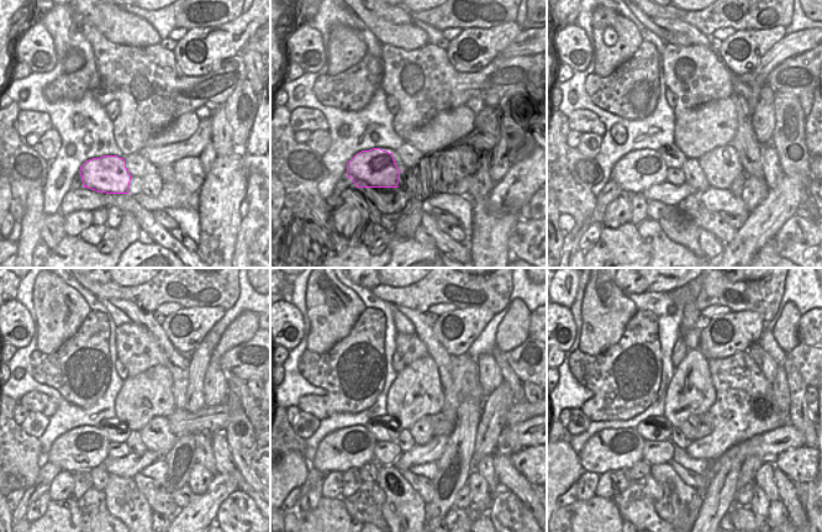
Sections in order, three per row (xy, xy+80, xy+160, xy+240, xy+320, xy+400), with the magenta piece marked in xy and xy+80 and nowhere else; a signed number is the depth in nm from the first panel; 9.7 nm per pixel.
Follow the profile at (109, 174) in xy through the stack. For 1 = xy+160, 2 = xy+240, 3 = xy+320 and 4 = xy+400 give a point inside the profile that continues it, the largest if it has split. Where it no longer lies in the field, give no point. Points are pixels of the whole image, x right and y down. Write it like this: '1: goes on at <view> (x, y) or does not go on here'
1: goes on at xy+160 (636, 172)
2: goes on at xy+240 (85, 447)
3: goes on at xy+320 (351, 447)
4: goes on at xy+400 (609, 449)

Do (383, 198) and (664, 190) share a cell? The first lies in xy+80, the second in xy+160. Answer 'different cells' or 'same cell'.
same cell

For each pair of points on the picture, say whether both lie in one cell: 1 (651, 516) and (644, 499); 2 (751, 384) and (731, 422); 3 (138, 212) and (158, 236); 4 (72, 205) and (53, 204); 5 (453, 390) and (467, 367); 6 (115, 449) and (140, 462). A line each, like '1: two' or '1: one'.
1: one
2: one
3: one
4: two
5: one
6: two

